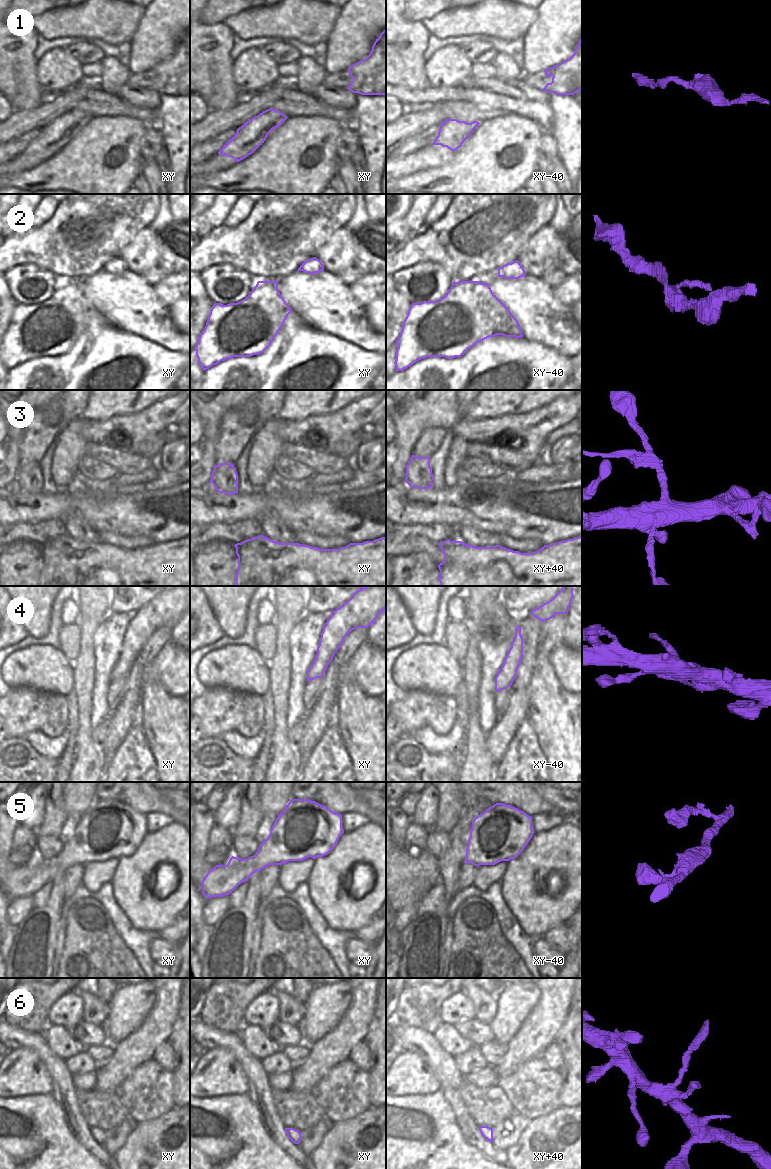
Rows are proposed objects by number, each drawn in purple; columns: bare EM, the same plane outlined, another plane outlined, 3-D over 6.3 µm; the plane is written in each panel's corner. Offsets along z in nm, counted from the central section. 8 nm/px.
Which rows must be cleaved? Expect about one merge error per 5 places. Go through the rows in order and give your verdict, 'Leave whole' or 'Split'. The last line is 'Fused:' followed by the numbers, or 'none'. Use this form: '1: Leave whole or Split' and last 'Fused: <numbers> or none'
1: Leave whole
2: Leave whole
3: Split
4: Leave whole
5: Leave whole
6: Split
Fused: 3, 6.

